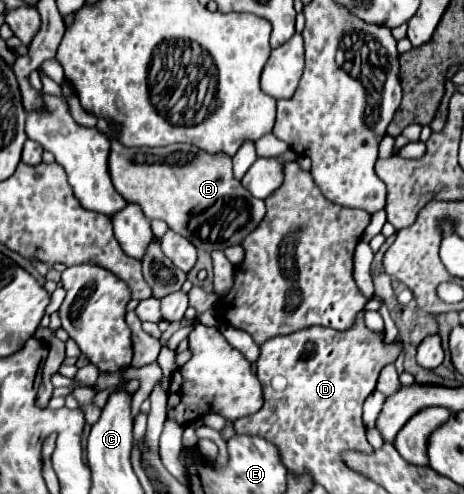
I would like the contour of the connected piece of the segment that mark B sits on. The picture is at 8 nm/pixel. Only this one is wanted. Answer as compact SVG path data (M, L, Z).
M98 121L98 129L110 137L110 161L108 169L112 175L112 183L116 191L132 203L138 203L146 215L146 219L162 219L168 227L180 235L184 235L196 249L204 251L224 251L232 245L240 245L246 235L250 235L264 219L266 207L262 199L252 197L242 183L232 173L232 157L226 153L206 153L190 143L174 143L168 147L126 147L120 141L114 141L106 121Z

